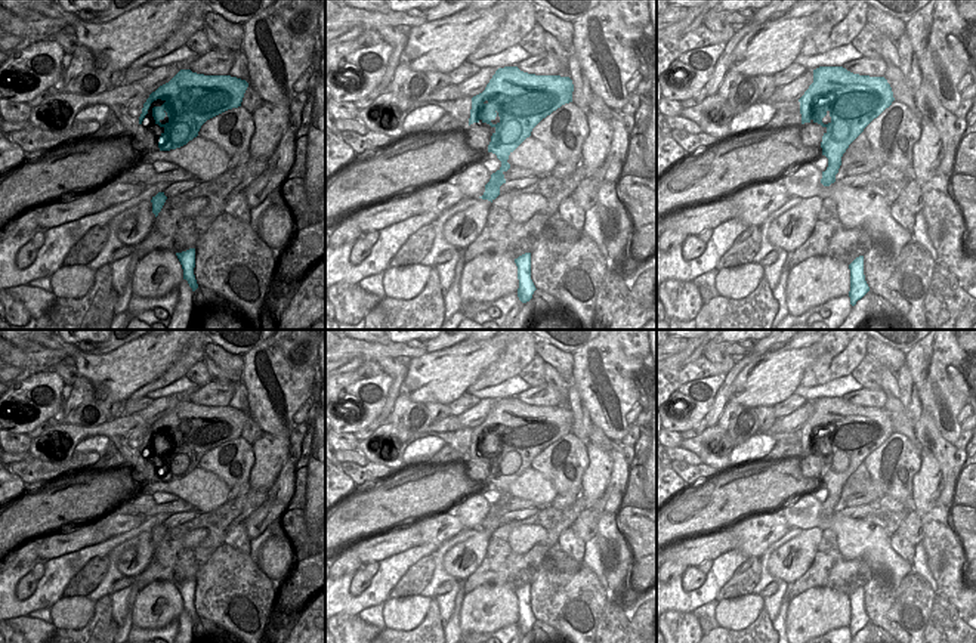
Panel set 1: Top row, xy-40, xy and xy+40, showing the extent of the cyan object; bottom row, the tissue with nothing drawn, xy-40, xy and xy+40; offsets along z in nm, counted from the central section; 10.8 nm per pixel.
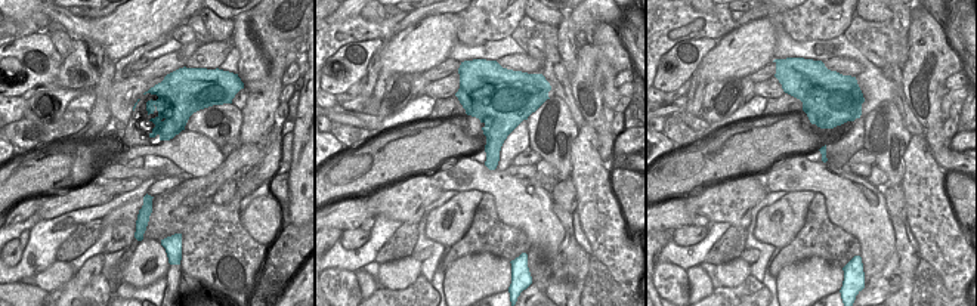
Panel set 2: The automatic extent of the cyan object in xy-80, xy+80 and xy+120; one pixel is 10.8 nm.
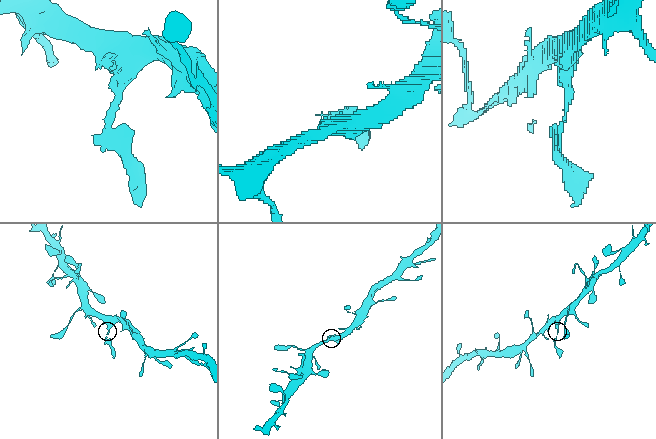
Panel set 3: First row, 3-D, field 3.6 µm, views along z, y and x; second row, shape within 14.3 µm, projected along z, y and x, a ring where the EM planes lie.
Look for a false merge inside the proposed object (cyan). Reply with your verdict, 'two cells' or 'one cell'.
two cells

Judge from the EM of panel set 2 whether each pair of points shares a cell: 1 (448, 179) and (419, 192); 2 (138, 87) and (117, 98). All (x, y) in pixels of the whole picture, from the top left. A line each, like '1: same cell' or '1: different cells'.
1: different cells
2: same cell

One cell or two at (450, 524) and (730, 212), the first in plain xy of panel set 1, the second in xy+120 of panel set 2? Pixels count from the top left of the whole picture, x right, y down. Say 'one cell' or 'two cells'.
one cell

